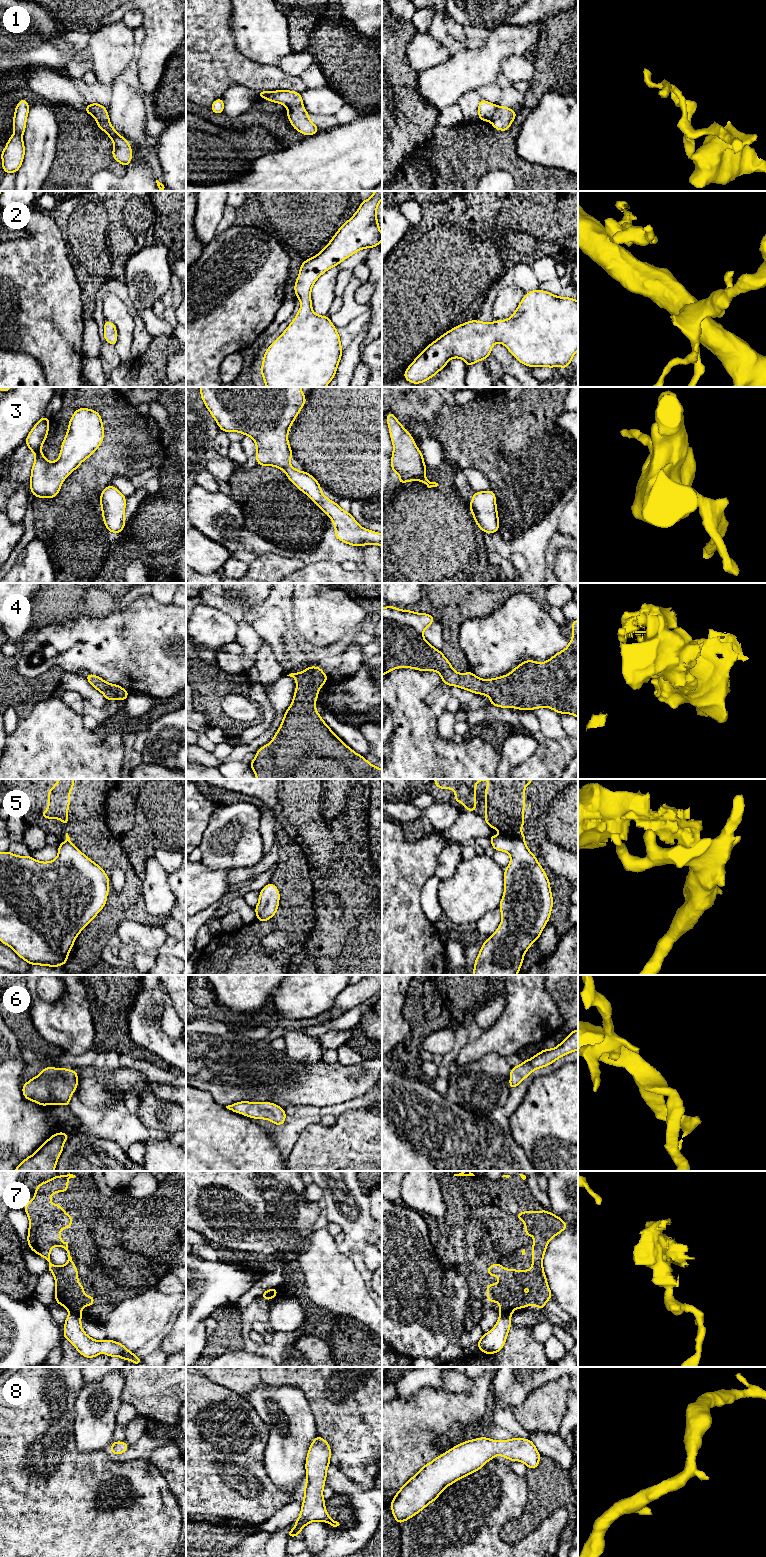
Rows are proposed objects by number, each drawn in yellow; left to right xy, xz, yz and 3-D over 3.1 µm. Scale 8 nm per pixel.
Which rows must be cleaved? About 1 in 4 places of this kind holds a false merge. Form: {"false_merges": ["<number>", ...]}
{"false_merges": ["5", "7"]}

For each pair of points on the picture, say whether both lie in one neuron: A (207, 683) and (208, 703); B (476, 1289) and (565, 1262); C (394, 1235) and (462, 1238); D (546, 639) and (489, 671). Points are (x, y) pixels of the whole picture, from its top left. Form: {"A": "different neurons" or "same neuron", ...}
{"A": "same neuron", "B": "different neurons", "C": "different neurons", "D": "same neuron"}

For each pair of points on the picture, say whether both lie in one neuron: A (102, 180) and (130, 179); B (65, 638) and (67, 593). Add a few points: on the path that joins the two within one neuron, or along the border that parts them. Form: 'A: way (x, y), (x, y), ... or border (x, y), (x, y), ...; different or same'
A: way (109, 180), (123, 180); same
B: border (89, 615), (79, 615), (43, 626); different

